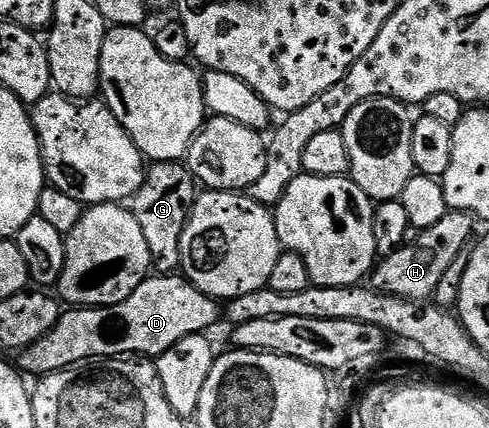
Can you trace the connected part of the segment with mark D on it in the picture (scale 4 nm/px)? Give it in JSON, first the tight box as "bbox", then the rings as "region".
{"bbox":[20,275,218,374],"region":[[[150,275],[144,283],[135,287],[135,291],[123,303],[107,305],[104,307],[73,307],[62,312],[57,325],[43,339],[33,345],[20,350],[20,368],[26,374],[57,373],[60,369],[71,369],[75,365],[92,362],[94,359],[108,359],[110,357],[123,357],[126,355],[144,355],[149,359],[156,359],[166,353],[175,343],[184,337],[204,334],[217,321],[218,302],[208,297],[185,280],[181,275]]]}

